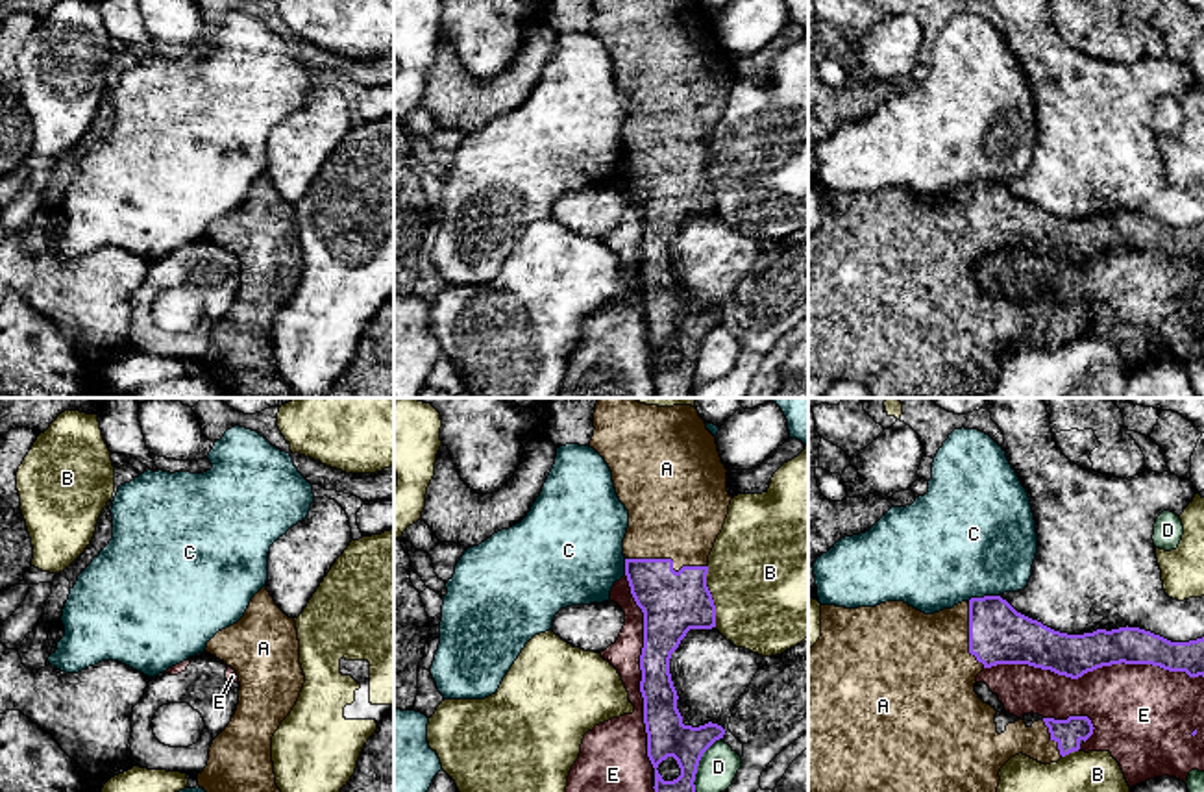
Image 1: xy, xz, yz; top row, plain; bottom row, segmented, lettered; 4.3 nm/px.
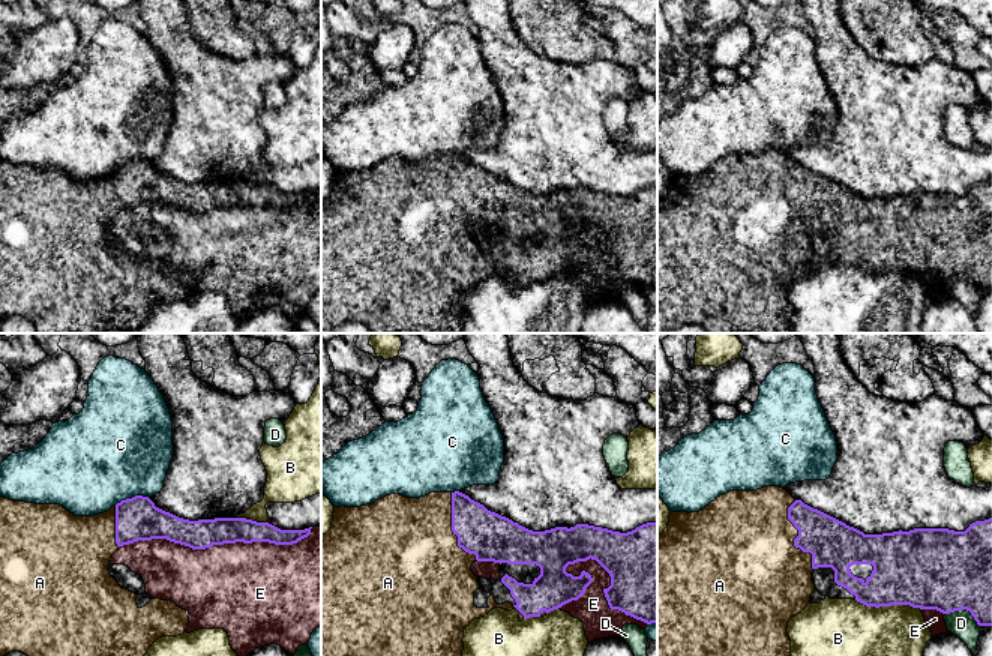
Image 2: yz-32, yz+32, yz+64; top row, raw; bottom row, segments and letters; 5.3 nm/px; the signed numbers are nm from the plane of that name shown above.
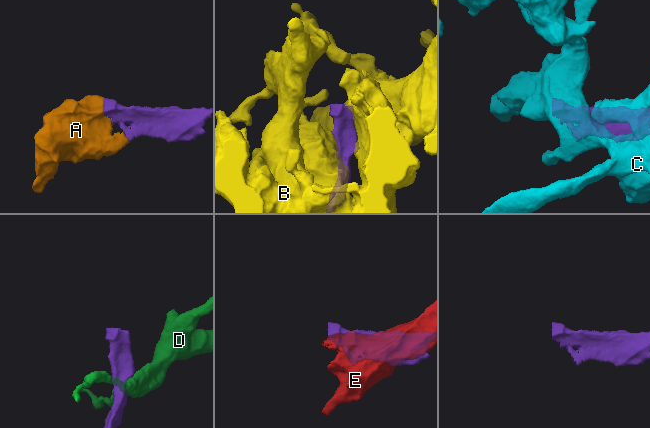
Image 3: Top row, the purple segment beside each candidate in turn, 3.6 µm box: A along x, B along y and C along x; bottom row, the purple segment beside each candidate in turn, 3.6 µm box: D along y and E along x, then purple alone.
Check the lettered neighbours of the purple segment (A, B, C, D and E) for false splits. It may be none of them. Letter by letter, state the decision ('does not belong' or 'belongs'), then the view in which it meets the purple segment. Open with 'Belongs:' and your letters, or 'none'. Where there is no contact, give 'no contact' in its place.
Belongs: A
A: belongs; contact in xz
B: does not belong; contact in xz
C: does not belong; contact in yz
D: does not belong; contact in xz
E: does not belong; contact in yz

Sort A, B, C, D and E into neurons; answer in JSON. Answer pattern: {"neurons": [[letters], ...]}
{"neurons": [["A"], ["B"], ["C"], ["D"], ["E"]]}

